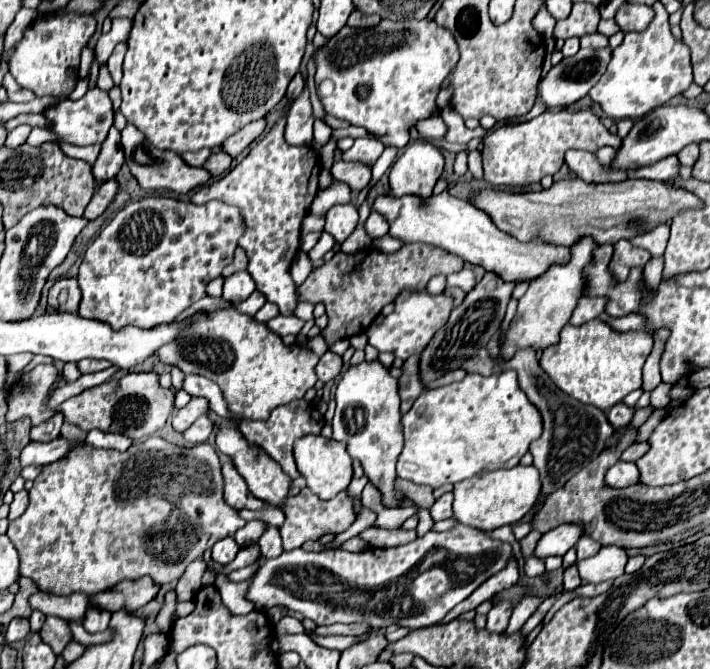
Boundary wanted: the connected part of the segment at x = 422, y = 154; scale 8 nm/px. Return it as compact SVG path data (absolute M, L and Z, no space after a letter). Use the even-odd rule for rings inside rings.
M412 142L396 158L390 170L390 192L394 196L428 196L444 168L442 152L430 142Z

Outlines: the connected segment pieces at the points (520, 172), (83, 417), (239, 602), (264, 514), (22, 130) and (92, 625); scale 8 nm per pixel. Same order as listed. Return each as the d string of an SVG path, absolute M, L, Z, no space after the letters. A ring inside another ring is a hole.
M590 110L570 112L544 112L530 122L500 126L484 138L482 160L484 160L484 180L492 186L526 186L540 182L544 176L554 176L562 164L566 150L588 150L594 152L602 146L618 148L622 138L608 132L598 116Z
M132 372L120 380L108 380L100 386L84 390L78 396L68 398L62 402L60 410L66 422L82 430L98 428L102 432L118 432L126 434L130 440L140 440L164 428L166 420L176 410L174 398L174 388L162 388L160 376L156 372Z
M218 574L216 576L216 588L220 590L222 602L228 606L232 614L248 614L252 612L252 602L244 600L244 588L248 588L248 582L232 582L228 574Z
M266 506L256 511L243 509L238 511L238 513L239 516L246 522L252 520L262 520L277 528L281 527L285 521L285 514L281 509L268 508Z
M28 124L16 126L16 128L8 134L8 138L6 138L6 146L14 148L14 146L24 144L24 142L26 142L26 138L28 138L28 134L30 134L30 126L28 126Z
M88 606L86 620L84 620L84 628L86 628L88 632L104 632L108 624L110 624L110 612L106 612L106 610L96 610L96 608Z

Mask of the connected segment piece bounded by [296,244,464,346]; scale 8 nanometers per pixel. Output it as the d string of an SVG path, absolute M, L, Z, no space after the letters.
M404 244L392 254L376 248L364 248L354 254L338 250L330 262L312 268L310 276L300 286L296 286L296 296L298 300L310 304L324 302L328 326L322 330L322 336L326 344L332 346L338 340L366 332L380 310L390 304L402 290L422 292L430 278L438 274L448 276L452 272L460 272L462 264L462 258L430 244Z

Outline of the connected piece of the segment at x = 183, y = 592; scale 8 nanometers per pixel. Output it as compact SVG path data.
M202 558L188 564L188 568L184 570L184 576L178 580L178 586L176 586L178 600L192 600L194 598L196 590L200 590L200 586L202 586L204 572L206 572L206 562Z

